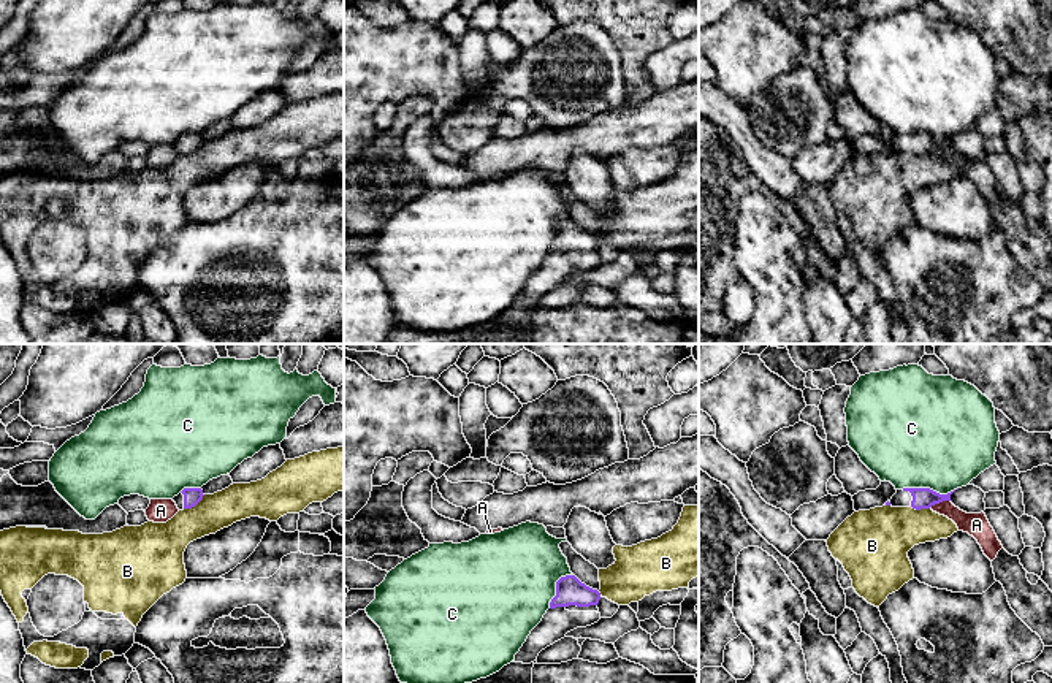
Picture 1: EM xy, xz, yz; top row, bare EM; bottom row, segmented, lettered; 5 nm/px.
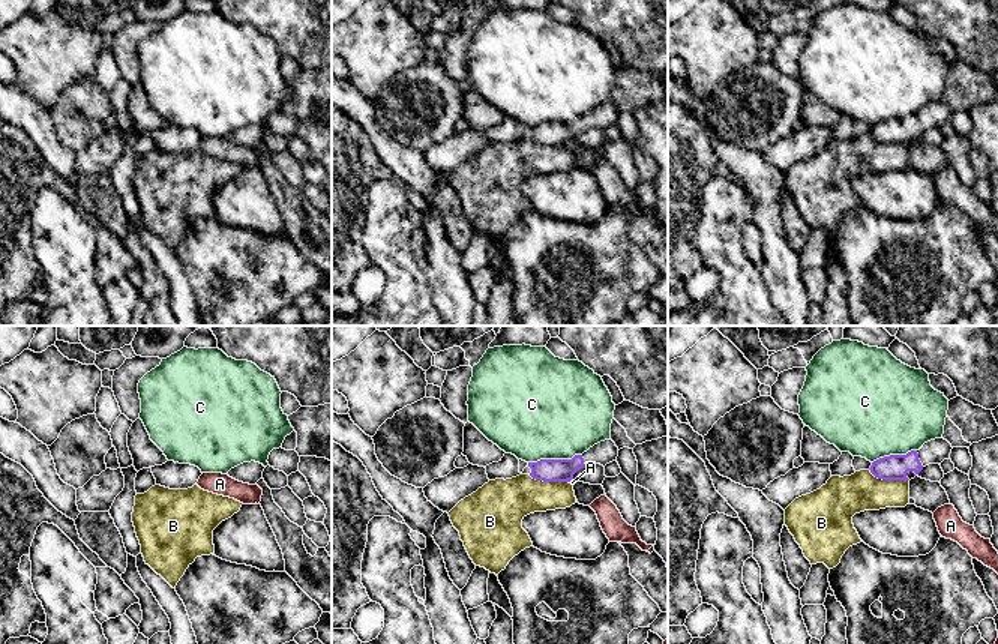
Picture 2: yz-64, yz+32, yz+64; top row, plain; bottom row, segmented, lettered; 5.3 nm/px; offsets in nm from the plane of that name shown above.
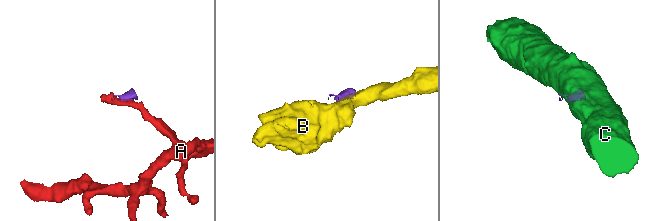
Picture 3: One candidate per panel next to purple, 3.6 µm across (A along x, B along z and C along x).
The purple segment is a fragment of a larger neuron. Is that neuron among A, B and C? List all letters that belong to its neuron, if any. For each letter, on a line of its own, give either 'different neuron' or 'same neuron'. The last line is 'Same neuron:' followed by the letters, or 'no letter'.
A: different neuron
B: different neuron
C: different neuron
Same neuron: no letter

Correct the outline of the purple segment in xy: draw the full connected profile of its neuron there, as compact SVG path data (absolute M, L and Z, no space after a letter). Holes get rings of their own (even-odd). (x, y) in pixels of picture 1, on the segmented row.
M184 488L177 496L173 498L179 510L192 509L203 499L201 488Z

